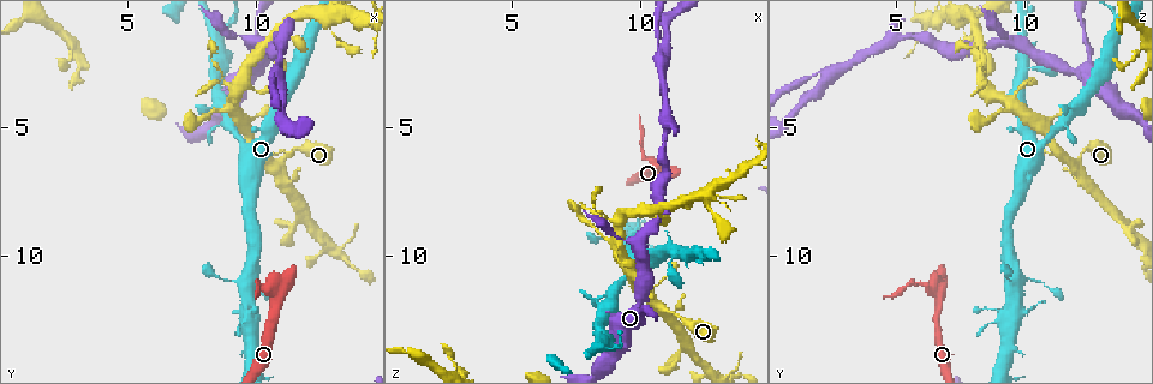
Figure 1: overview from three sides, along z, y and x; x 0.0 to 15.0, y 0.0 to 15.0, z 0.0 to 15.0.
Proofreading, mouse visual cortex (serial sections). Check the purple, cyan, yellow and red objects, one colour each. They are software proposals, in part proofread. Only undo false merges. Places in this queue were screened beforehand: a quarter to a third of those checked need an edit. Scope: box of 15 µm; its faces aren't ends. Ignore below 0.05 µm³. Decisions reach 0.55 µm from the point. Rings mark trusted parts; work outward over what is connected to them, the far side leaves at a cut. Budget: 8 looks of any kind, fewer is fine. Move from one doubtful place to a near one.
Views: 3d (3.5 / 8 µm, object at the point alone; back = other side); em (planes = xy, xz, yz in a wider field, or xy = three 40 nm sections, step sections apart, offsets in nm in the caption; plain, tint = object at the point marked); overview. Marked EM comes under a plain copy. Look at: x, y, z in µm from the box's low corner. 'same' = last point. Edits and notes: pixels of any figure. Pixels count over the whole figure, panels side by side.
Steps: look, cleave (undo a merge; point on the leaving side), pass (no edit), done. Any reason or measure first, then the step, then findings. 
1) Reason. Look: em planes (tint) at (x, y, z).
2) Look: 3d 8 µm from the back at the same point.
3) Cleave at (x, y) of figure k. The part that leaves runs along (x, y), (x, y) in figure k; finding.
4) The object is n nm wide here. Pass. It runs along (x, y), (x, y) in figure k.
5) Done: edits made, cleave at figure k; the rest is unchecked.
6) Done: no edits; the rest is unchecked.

Abrupt turn. Look: 3d 3.5 µm at (10.9, 11.5, 6.7).

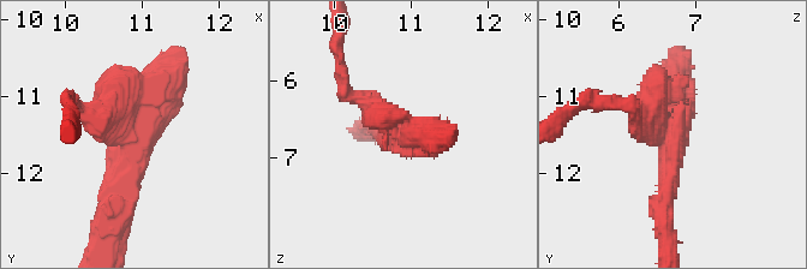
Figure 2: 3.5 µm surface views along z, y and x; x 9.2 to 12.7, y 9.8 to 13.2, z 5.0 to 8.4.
Cleave at (106, 114) of figure 2. The part that leaves runs along (132, 133), (136, 115), (177, 53) in figure 2; a second cell is stuck on.

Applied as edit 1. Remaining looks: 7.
Look: overview.

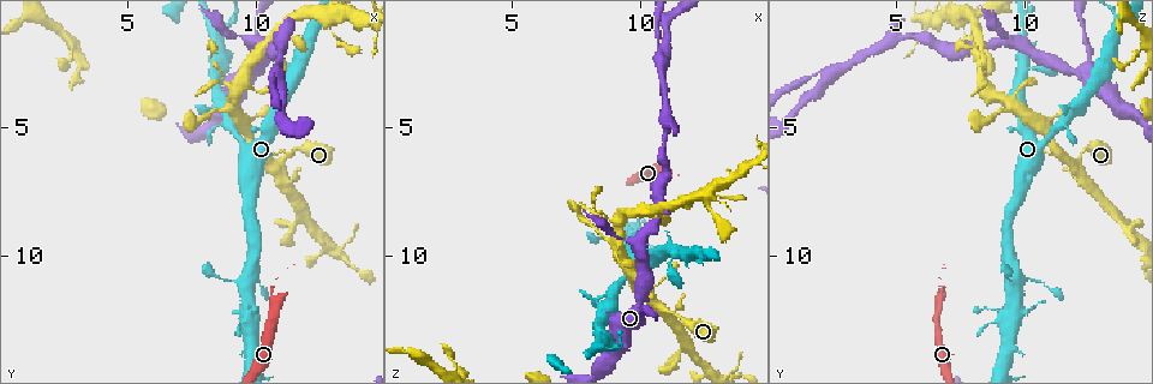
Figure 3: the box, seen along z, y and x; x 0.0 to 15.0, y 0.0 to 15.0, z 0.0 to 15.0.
Narrows sharply. Look: 3d 3.5 µm at (9.7, 1.6, 9.5).

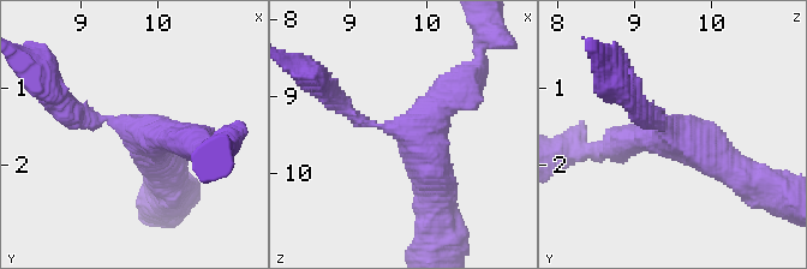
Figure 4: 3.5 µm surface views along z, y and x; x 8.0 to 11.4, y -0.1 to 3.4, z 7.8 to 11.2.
3 arms meet here; the arms are 150, 450, 450 nm wide; now the EM. Look: em xy step 5 (tint) at (9.70, 1.50, 9.45).

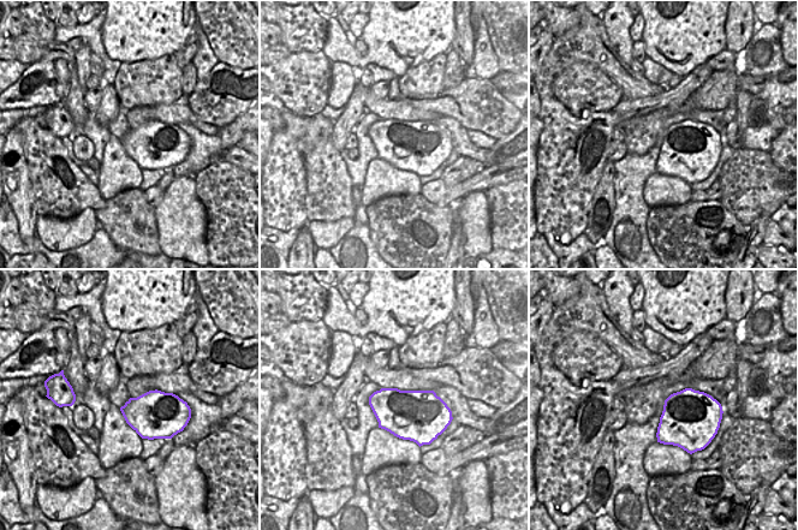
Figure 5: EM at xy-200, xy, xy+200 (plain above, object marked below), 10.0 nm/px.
Pass. It runs along (434, 192), (423, 127), (478, 70) in figure 4; all the same cell.

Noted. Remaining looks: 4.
Two arms in line, one across. Look: 3d 8 µm at (8.5, 1.4, 13.6).

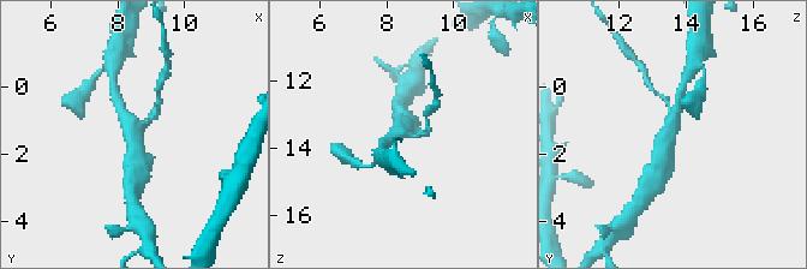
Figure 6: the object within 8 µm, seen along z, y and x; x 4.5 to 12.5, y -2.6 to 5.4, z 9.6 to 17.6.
Look: 3d 3.5 µm from the back at (8.5, 1.4, 13.6).

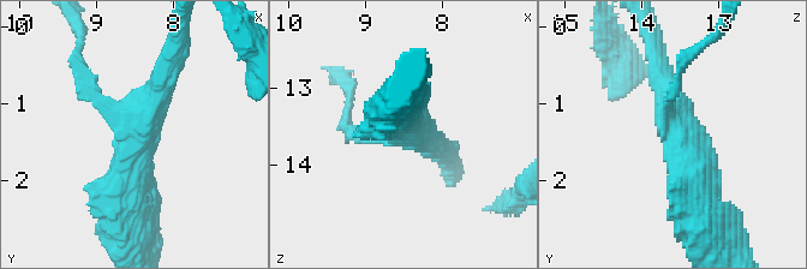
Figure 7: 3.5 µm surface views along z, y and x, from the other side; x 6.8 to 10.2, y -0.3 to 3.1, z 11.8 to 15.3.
3 arms meet here; the arms are 150, 300, 500 nm wide. Look: em xy step 3 (tint) at (8.50, 1.30, 13.60).

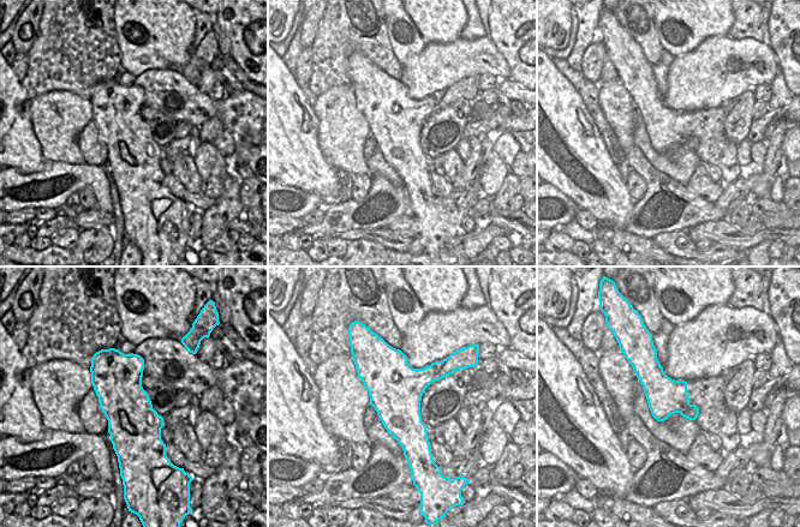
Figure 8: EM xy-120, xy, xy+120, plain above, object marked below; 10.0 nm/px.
Cleave at (346, 120) of figure 7. A border runs along (443, 360), (440, 371), (430, 382) in figure 8; a second cell is stuck on.

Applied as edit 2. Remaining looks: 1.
Done: edits made, cleave at figure 2, cleave at figure 7; the rest is unchecked.

